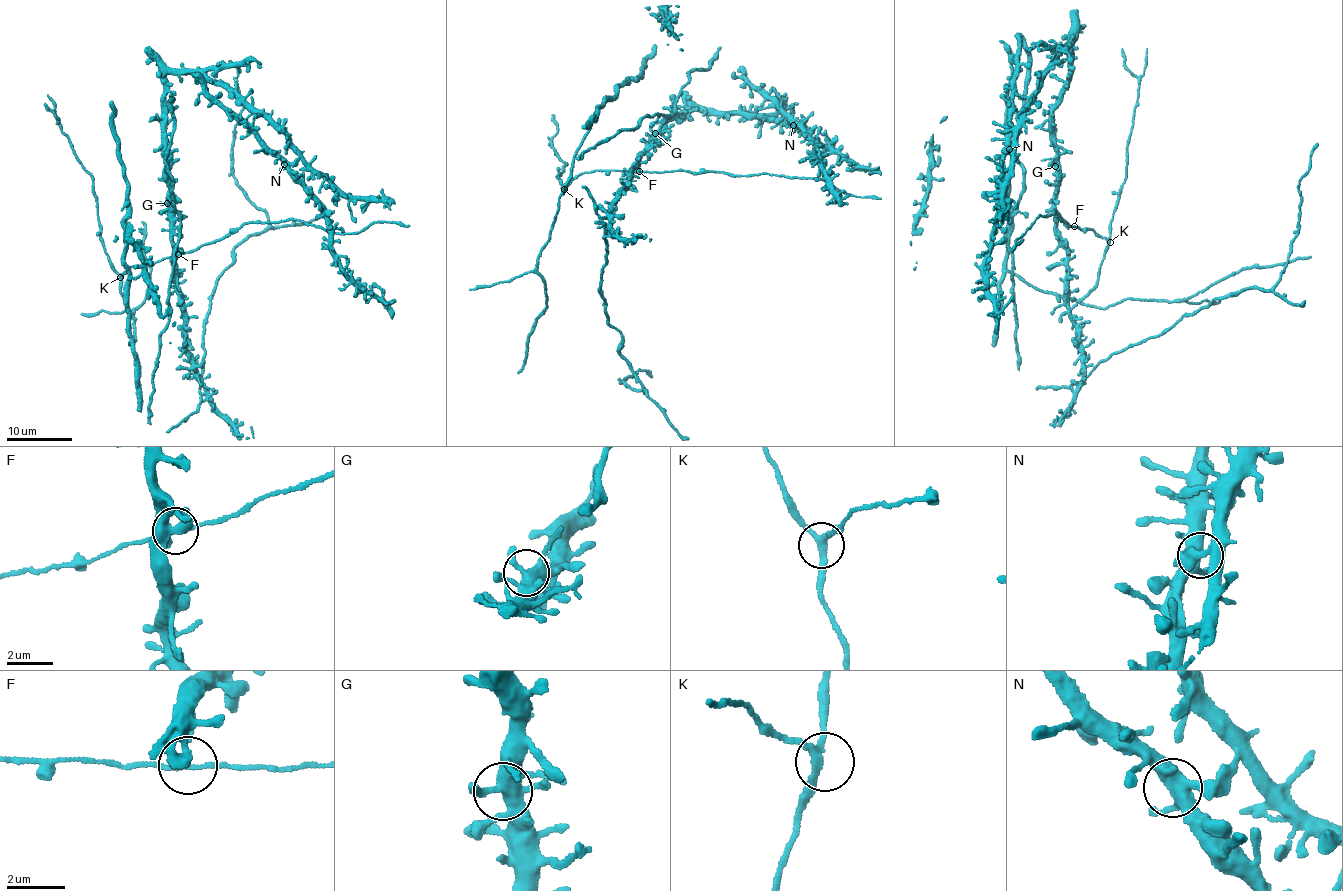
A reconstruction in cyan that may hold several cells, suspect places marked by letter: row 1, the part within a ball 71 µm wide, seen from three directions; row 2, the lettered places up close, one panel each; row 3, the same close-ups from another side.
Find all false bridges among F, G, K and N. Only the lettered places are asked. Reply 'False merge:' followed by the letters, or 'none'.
False merge: none

